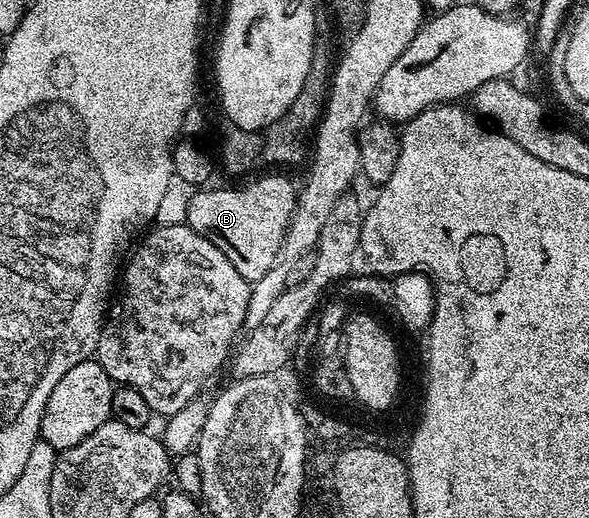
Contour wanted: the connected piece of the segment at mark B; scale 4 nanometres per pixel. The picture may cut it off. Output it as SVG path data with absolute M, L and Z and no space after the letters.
M279 173L264 174L267 175L264 179L252 178L247 181L252 183L244 187L219 187L216 191L199 189L187 203L187 226L213 241L213 245L229 257L233 269L237 269L250 284L269 273L269 265L273 265L273 257L277 257L277 249L281 249L281 241L295 212L296 184L275 174Z

